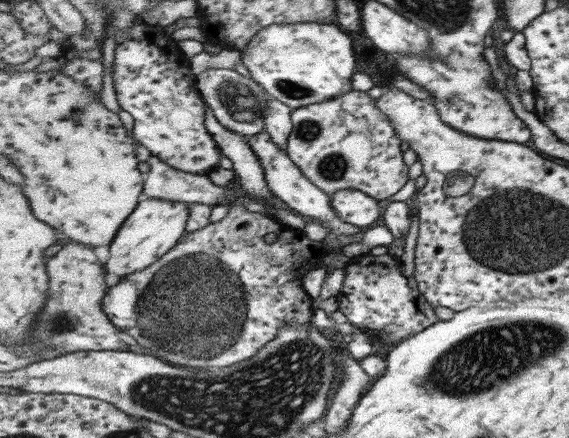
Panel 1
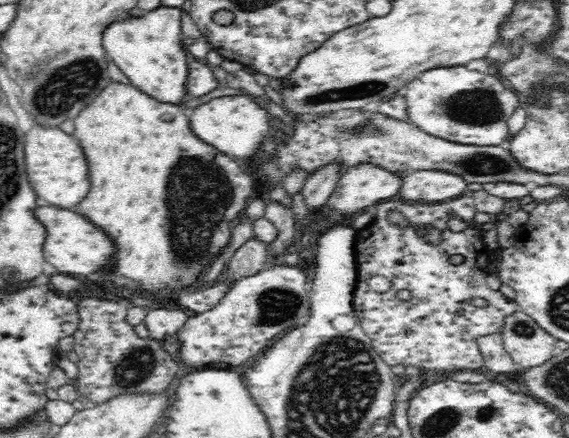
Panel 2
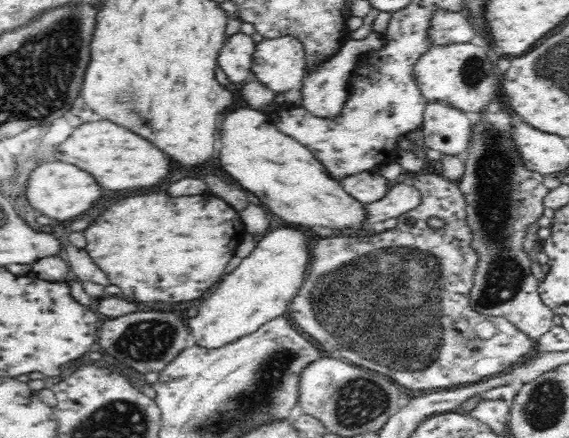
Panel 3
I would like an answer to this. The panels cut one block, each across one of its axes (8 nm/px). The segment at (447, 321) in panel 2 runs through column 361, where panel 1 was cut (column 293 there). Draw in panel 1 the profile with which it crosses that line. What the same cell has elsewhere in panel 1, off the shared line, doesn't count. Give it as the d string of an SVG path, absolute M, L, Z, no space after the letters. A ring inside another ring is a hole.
M233 202L230 207L230 212L225 218L213 224L209 224L206 229L203 228L203 230L187 233L185 238L182 238L177 246L173 247L173 249L149 266L149 268L145 268L145 270L141 270L141 272L135 272L135 274L129 274L129 276L125 276L116 283L111 283L108 293L105 295L103 302L104 310L111 321L117 324L117 326L121 326L122 330L125 328L123 332L131 334L131 336L127 336L129 339L132 341L139 340L137 344L143 344L143 346L151 348L151 354L153 354L153 356L163 359L168 363L181 365L182 367L203 369L209 367L223 368L233 366L233 364L237 364L257 355L261 348L275 340L275 337L279 335L279 329L281 329L281 327L285 327L285 325L312 326L311 312L315 310L315 307L312 305L313 299L303 290L303 276L313 263L323 266L322 257L329 253L329 246L325 244L324 240L310 240L303 230L288 228L281 222L276 219L271 219L265 214L251 212L251 210L247 210L245 206L242 206L238 202ZM241 224L247 224L248 228L245 234L238 236L236 232L241 228ZM267 234L276 234L277 240L273 243L267 242L267 240L265 240Z

